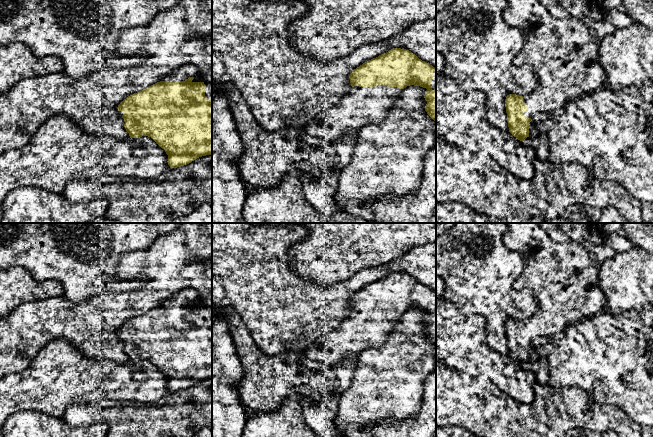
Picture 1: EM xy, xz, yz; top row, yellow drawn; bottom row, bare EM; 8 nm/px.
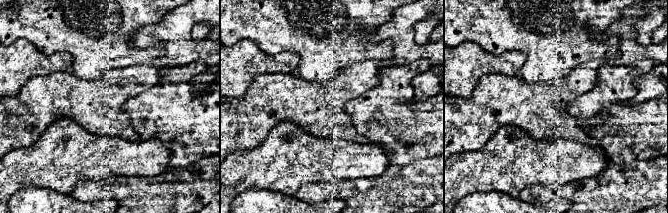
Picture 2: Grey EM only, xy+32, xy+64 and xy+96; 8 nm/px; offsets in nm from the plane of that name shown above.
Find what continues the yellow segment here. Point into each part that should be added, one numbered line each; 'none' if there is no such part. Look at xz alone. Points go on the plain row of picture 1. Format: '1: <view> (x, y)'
1: xz (360, 331)

